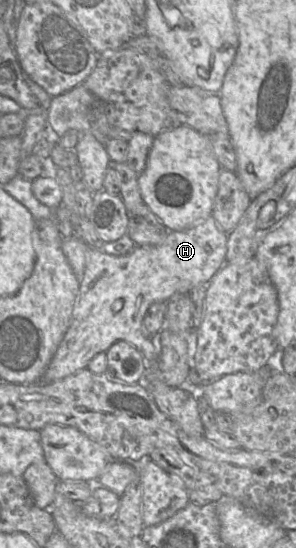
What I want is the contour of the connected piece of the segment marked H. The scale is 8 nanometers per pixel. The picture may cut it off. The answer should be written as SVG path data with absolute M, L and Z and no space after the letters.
M209 216L206 219L199 221L198 223L194 224L193 226L187 229L178 230L178 231L171 230L167 238L165 239L165 241L159 245L147 245L147 246L136 245L135 248L126 255L122 255L122 256L109 255L102 252L99 249L94 249L92 251L89 251L87 247L87 260L86 260L84 276L80 283L79 294L77 296L77 300L74 306L70 326L67 332L65 333L59 347L57 348L57 351L53 356L48 368L46 369L40 383L51 383L56 380L63 379L71 374L74 374L81 369L87 368L88 363L96 354L100 352L106 352L114 343L118 341L125 341L132 344L143 355L146 362L149 362L150 360L158 359L158 355L156 354L154 345L151 342L151 337L147 337L143 333L142 323L146 312L148 311L149 307L154 303L168 302L171 298L173 298L176 295L189 293L194 287L200 284L207 284L212 279L212 277L219 271L219 269L226 261L227 242L228 242L227 233L224 232L219 227L218 223L212 218L212 216Z

